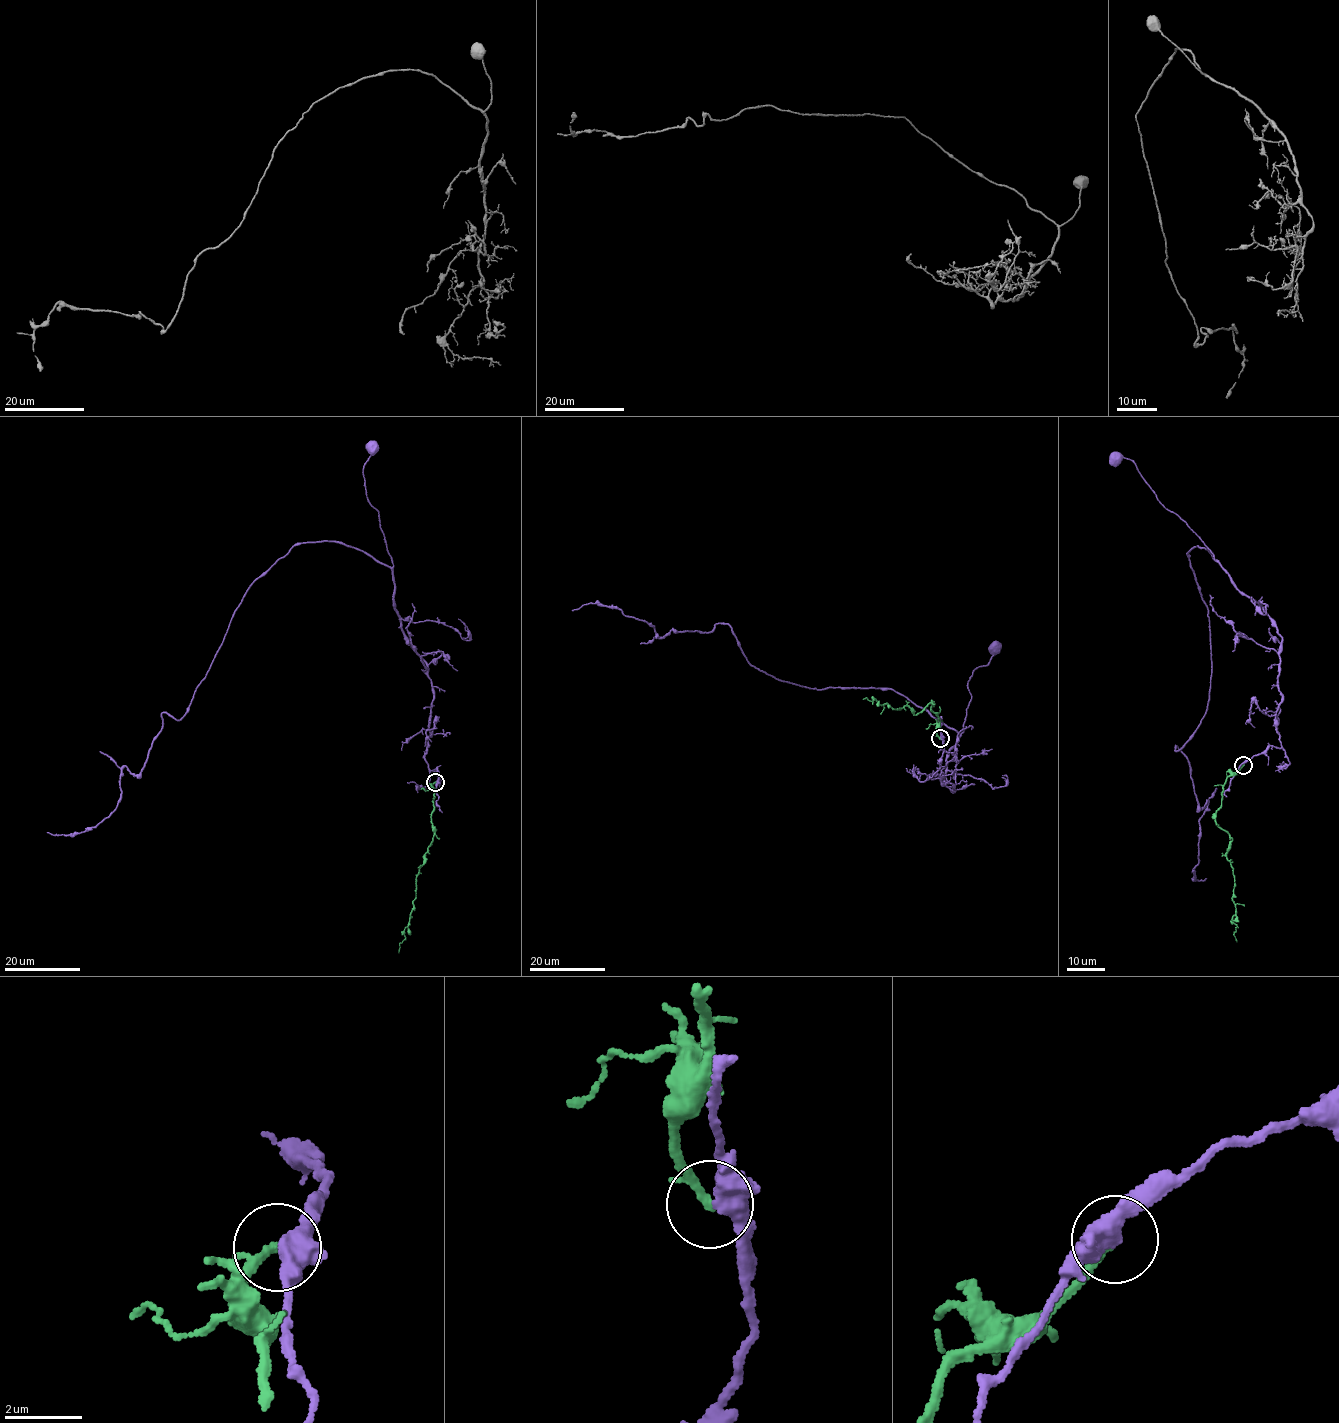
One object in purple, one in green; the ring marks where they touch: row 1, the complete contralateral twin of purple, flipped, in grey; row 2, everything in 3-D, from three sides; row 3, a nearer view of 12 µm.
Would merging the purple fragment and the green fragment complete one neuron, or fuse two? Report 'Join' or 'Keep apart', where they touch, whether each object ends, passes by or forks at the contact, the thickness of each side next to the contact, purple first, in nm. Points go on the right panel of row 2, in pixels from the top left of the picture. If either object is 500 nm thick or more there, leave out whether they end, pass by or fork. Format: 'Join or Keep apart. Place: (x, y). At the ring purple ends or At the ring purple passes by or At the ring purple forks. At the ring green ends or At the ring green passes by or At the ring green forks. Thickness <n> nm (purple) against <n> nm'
Keep apart. Place: (1243, 765). At the ring purple forks. At the ring green passes by. Thickness 400 nm (purple) against 160 nm

